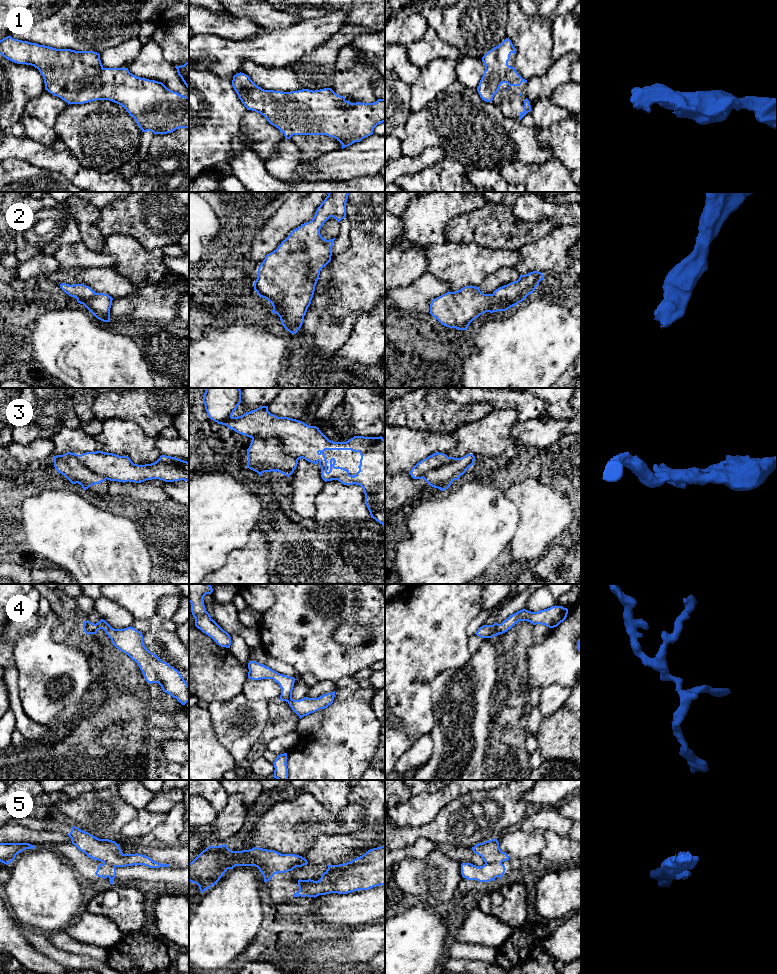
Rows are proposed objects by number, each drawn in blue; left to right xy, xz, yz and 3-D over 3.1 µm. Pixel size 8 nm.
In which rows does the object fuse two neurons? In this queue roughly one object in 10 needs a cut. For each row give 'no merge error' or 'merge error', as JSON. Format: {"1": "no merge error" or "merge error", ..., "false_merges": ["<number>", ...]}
{"1": "no merge error", "2": "no merge error", "3": "merge error", "4": "no merge error", "5": "merge error", "false_merges": ["3", "5"]}

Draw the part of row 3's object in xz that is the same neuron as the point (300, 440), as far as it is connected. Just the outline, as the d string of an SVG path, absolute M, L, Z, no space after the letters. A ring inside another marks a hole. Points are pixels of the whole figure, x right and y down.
M206 388L203 395L205 410L209 418L218 424L227 426L235 432L250 438L277 438L284 446L285 452L296 458L303 458L308 462L318 464L321 467L321 477L327 482L338 480L344 485L360 485L365 494L365 504L370 512L371 518L385 527L385 440L380 437L354 436L346 442L333 442L329 440L316 426L309 426L302 421L277 417L268 411L268 406L261 406L245 414L233 417L234 411L241 403L240 388ZM325 450L351 450L361 455L359 471L353 476L349 470L335 467L336 460L331 458L330 471L327 471Z

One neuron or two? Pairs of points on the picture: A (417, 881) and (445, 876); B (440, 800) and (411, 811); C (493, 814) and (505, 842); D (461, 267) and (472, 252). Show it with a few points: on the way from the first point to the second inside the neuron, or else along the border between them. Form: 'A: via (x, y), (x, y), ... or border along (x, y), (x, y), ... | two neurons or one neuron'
A: via (424, 879), (434, 879), (438, 876) | one neuron
B: via (433, 802), (418, 810) | one neuron
C: border along (512, 828), (497, 839) | two neurons
D: via (465, 263), (472, 256) | one neuron

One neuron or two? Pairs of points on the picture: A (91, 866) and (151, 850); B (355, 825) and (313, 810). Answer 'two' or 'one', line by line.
A: two
B: one

